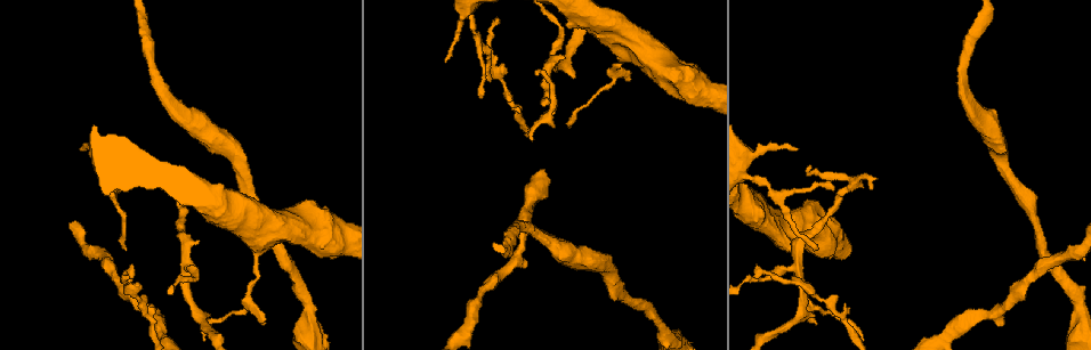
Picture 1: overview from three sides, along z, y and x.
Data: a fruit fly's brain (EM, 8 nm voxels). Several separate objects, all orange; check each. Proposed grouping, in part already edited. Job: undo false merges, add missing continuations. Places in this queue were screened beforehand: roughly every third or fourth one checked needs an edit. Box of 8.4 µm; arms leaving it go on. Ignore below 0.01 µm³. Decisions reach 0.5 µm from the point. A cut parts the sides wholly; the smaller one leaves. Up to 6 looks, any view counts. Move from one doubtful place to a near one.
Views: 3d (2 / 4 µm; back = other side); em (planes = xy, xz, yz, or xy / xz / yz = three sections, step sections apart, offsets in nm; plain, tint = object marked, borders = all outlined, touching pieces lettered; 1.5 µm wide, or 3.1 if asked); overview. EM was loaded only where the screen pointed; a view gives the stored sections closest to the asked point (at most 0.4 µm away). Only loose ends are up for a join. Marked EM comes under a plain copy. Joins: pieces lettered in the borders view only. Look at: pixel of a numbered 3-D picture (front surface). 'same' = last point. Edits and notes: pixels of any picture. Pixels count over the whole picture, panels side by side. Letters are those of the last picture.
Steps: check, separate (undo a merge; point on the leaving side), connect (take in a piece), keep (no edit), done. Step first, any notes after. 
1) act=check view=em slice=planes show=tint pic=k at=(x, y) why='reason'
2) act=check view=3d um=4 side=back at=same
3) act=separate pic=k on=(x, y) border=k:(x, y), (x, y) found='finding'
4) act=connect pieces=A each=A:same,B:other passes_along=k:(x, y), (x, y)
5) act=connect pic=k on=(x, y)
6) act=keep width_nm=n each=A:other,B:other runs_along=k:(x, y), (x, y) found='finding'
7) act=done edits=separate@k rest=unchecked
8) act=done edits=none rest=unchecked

act=check view=em slice=planes show=borders pic=1 at=(810, 166) why='free end'

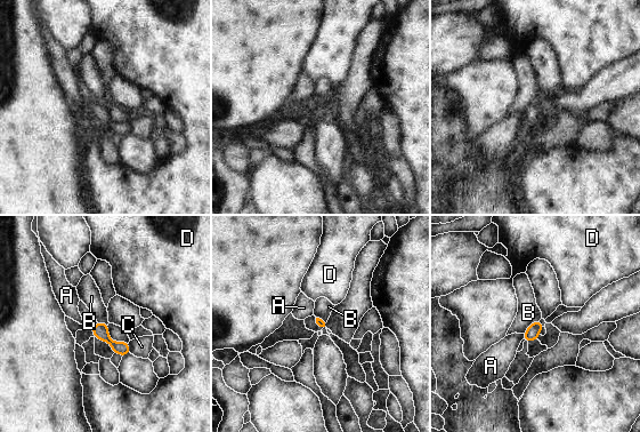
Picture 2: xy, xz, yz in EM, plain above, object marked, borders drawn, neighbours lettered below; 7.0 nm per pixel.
act=keep each=A:other,B:other,C:other,D:other border=2:(539, 319), (532, 322), (524, 334) found='no lettered piece goes on from it'

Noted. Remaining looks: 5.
act=check view=em slice=planes show=borders pic=1 at=(756, 264) why='an open end'

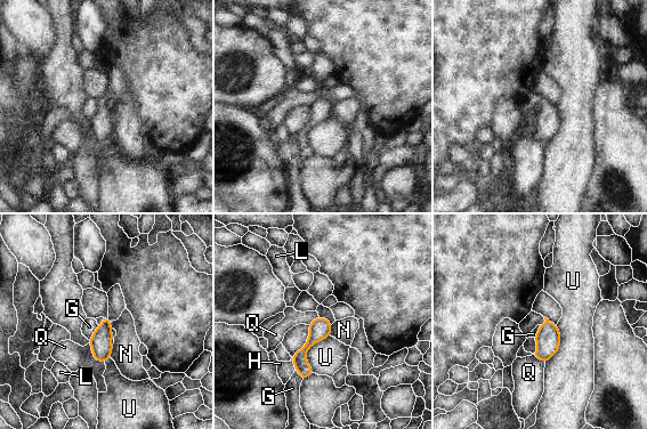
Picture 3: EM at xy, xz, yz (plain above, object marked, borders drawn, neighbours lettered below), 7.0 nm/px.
act=keep longest_contact=U:300nm each=G:other,H:other,L:other,N:other,Q:other,U:other border=3:(113, 345), (110, 357) found='no lettered piece goes on from it'

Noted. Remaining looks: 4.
act=check view=em slice=planes show=tint pic=1 at=(256, 266) why='calibre changes'

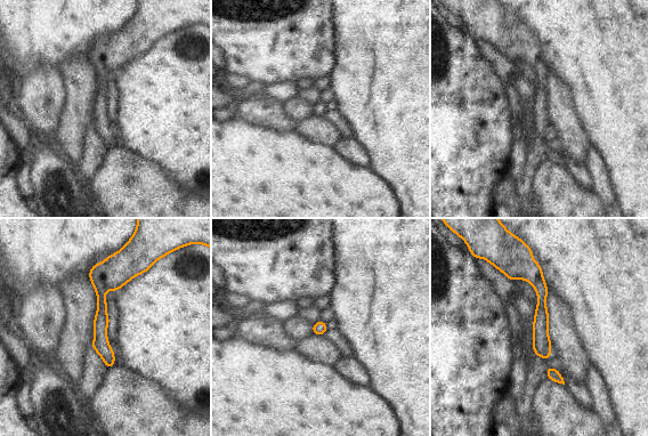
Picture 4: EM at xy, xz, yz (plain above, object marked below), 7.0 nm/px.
act=check view=em slice=planes show=borders at=same why='what lies round it'

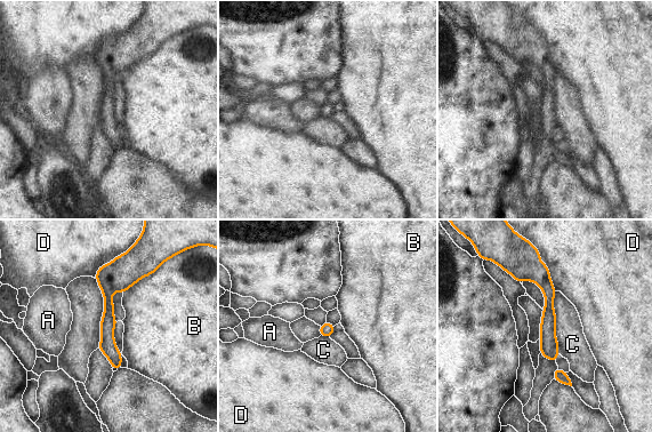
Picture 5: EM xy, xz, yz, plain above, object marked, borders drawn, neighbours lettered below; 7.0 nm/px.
act=keep longest_contact=C:440nm each=A:other,B:other,C:other,D:other found='one neuron here'

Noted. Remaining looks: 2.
act=done edits=none rest=unchecked

